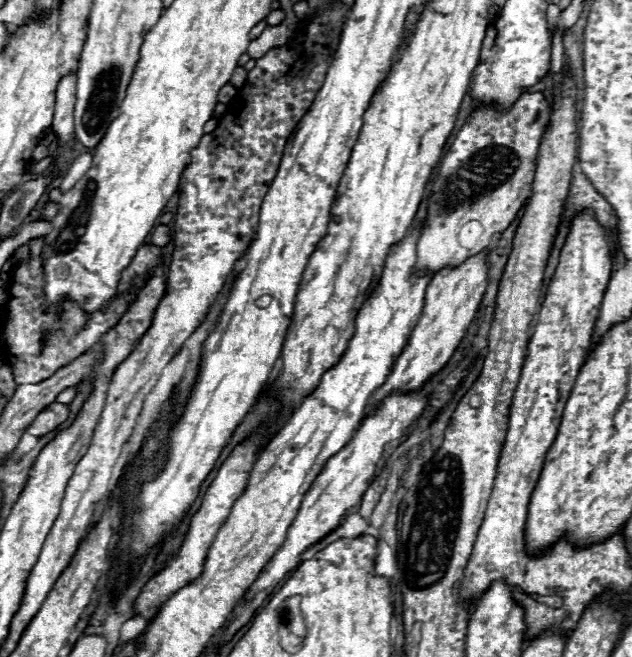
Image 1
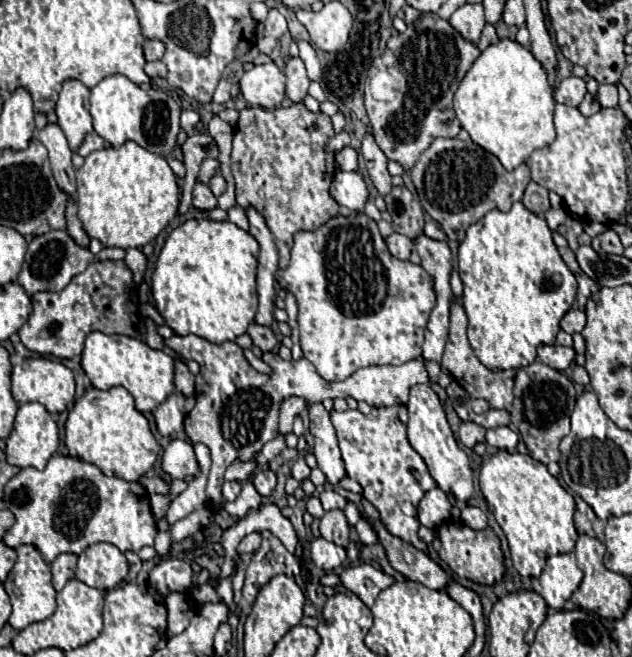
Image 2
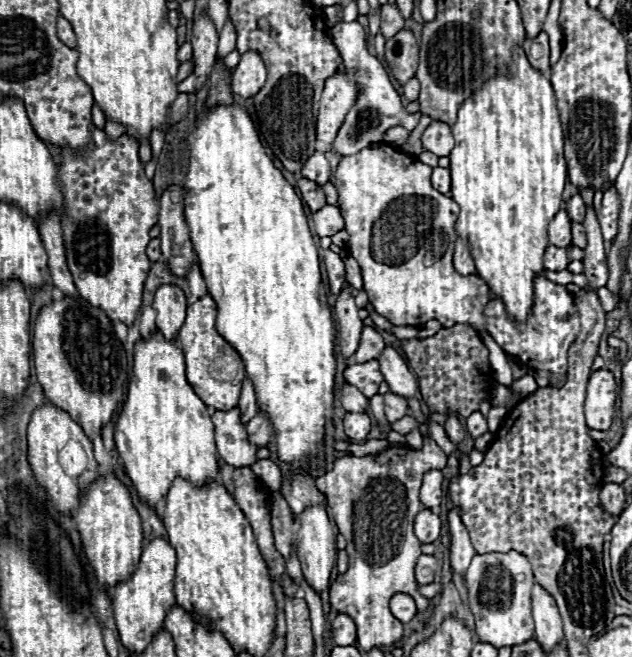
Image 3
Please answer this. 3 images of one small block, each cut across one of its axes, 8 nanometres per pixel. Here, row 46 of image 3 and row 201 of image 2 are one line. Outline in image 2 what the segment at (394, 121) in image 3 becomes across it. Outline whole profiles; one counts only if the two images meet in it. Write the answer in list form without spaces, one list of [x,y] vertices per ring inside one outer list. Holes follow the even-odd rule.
[[[336,172],[332,182],[332,196],[338,204],[362,212],[368,200],[368,188],[358,172]]]

